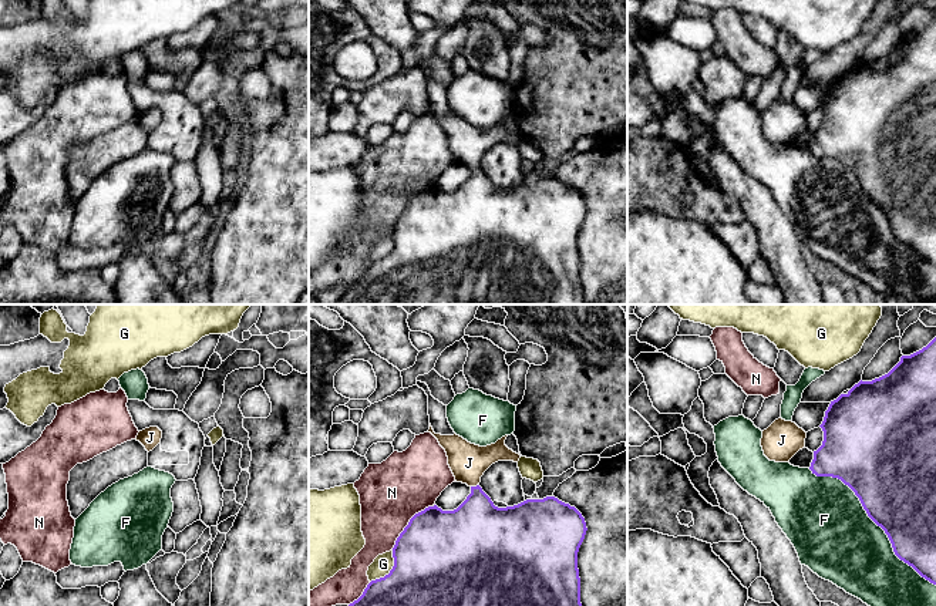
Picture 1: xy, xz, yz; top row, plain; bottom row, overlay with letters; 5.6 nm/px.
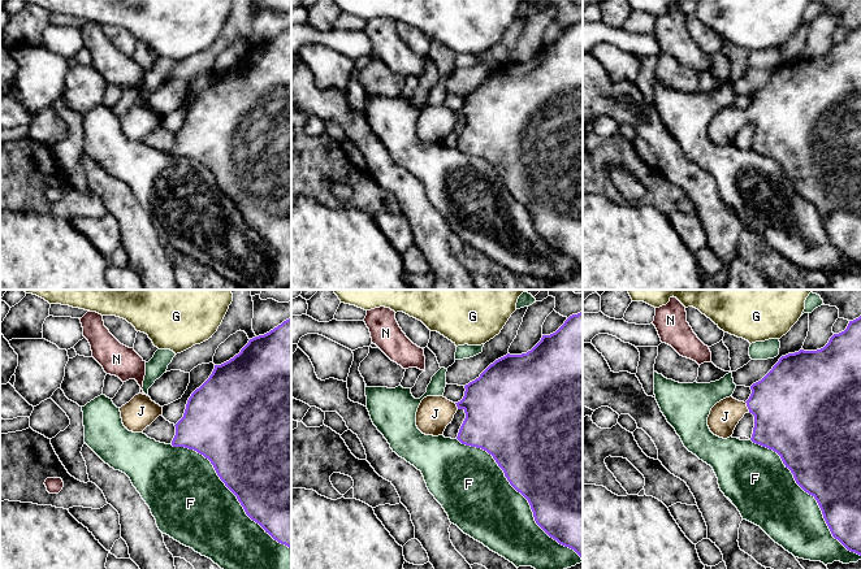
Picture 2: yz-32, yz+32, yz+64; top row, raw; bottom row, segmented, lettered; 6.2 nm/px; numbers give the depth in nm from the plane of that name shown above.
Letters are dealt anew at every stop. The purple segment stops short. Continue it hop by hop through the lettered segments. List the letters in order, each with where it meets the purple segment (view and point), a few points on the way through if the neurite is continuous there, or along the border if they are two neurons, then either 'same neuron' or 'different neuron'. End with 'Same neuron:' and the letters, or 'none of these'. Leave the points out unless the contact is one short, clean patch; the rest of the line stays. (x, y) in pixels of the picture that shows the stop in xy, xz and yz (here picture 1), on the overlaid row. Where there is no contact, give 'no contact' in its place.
F: meets purple in yz at (874, 521); different neuron
G: meets purple in xz at (390, 571); different neuron
J: meets purple in xz at (474, 487); runs through xz (477, 531), (474, 487), (468, 463); same neuron
N: meets purple in xz at (408, 522); different neuron
Same neuron: J

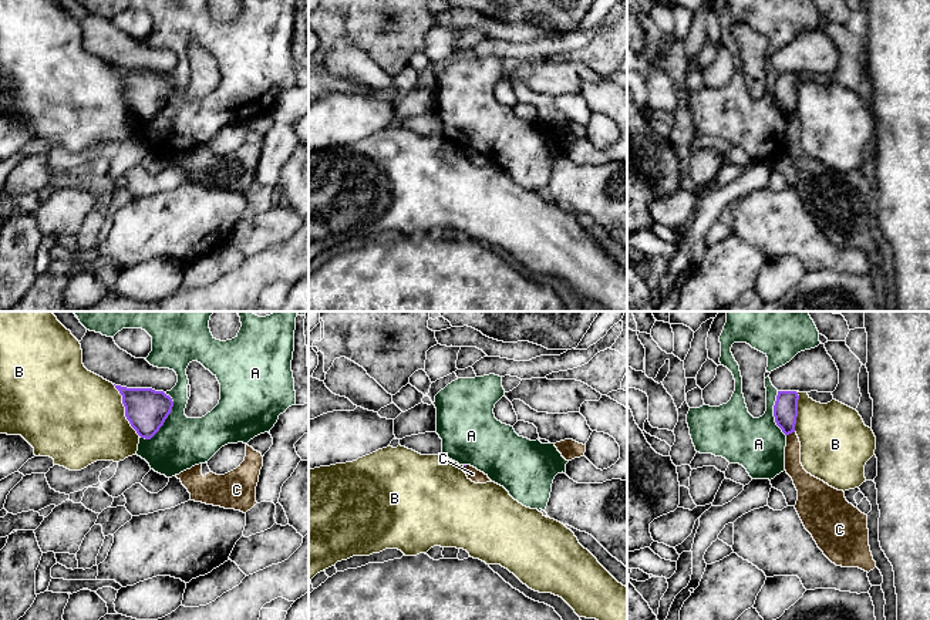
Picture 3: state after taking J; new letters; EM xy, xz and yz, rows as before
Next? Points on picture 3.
A: meets purple in xy at (164, 421); different neuron
B: meets purple in xy at (125, 410); different neuron
C: meets purple in yz at (789, 433); border along yz (794, 431), (787, 435); different neuron
Same neuron: none of these

